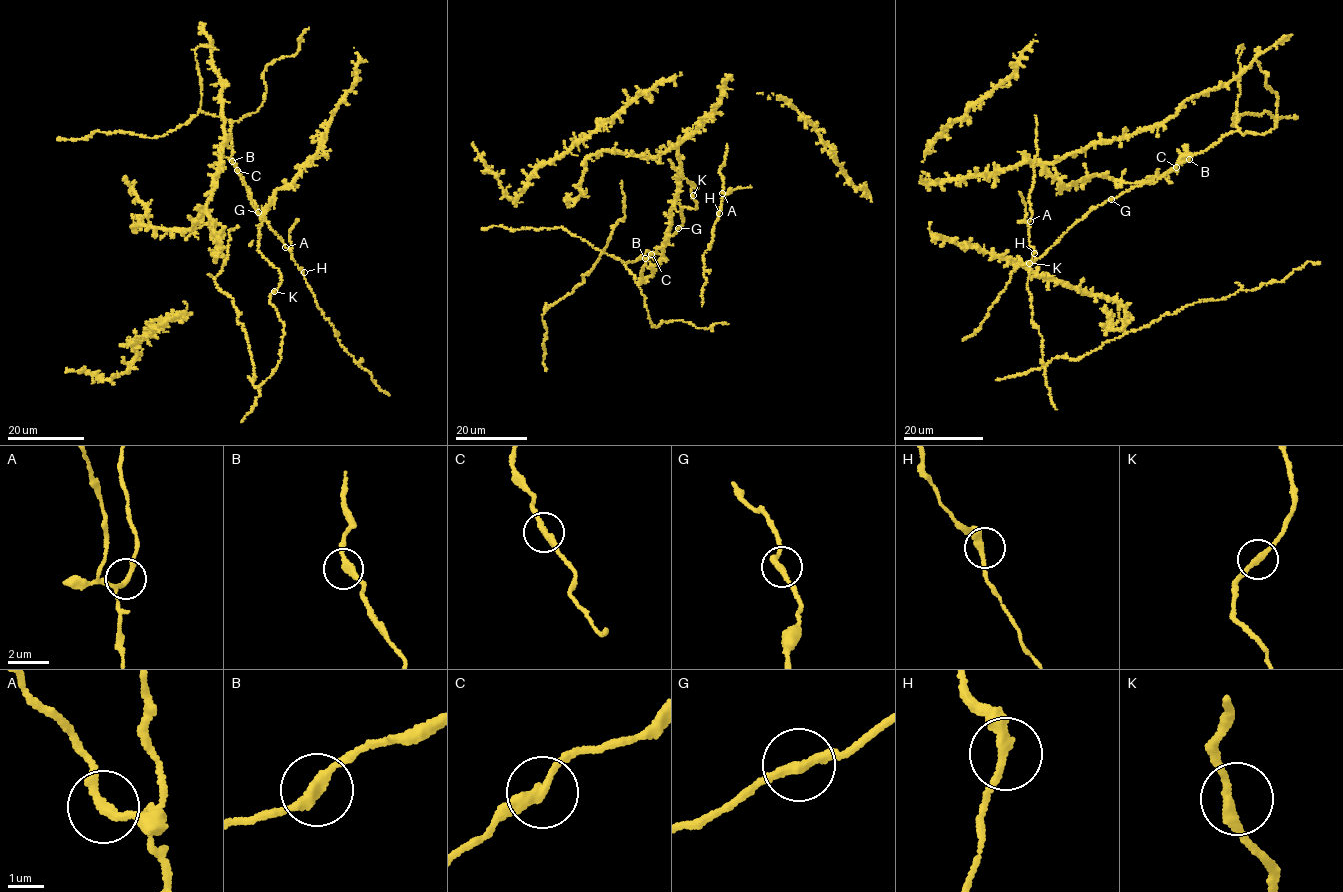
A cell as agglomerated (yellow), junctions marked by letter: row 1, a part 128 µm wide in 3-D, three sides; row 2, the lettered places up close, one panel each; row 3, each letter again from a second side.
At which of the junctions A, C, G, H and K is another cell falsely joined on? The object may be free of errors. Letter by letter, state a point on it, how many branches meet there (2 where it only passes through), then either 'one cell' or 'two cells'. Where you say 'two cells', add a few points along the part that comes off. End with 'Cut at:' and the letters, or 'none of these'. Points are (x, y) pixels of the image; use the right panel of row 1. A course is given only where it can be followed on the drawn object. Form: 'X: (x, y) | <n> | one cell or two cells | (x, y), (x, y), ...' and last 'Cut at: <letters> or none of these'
A: (1030, 221) | 2 | one cell
C: (1176, 167) | 2 | one cell
G: (1111, 199) | 2 | one cell
H: (1034, 253) | 2 | one cell
K: (1029, 263) | 2 | one cell
Cut at: none of these

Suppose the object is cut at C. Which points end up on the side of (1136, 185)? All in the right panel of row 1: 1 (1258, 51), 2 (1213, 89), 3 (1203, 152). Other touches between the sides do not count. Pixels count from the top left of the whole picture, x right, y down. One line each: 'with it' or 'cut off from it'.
1: with it
2: with it
3: cut off from it

